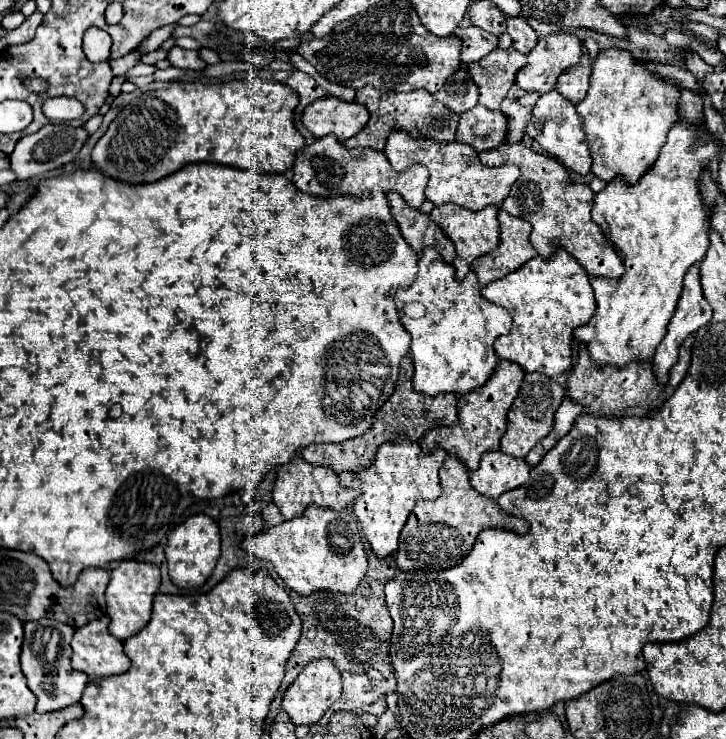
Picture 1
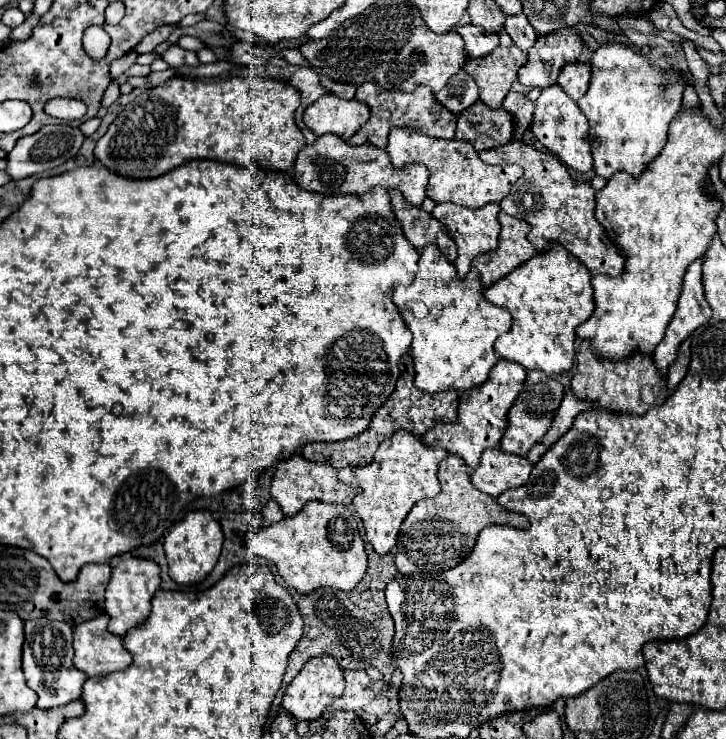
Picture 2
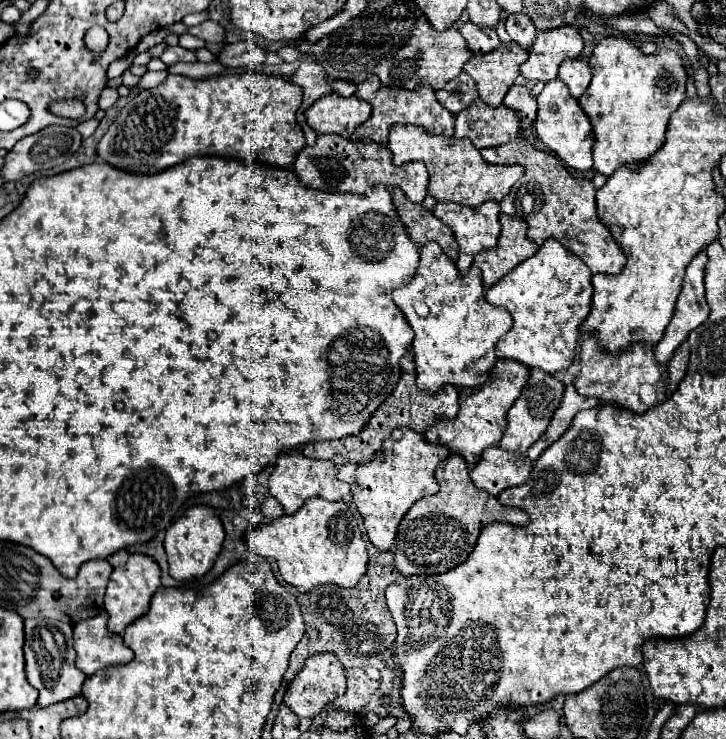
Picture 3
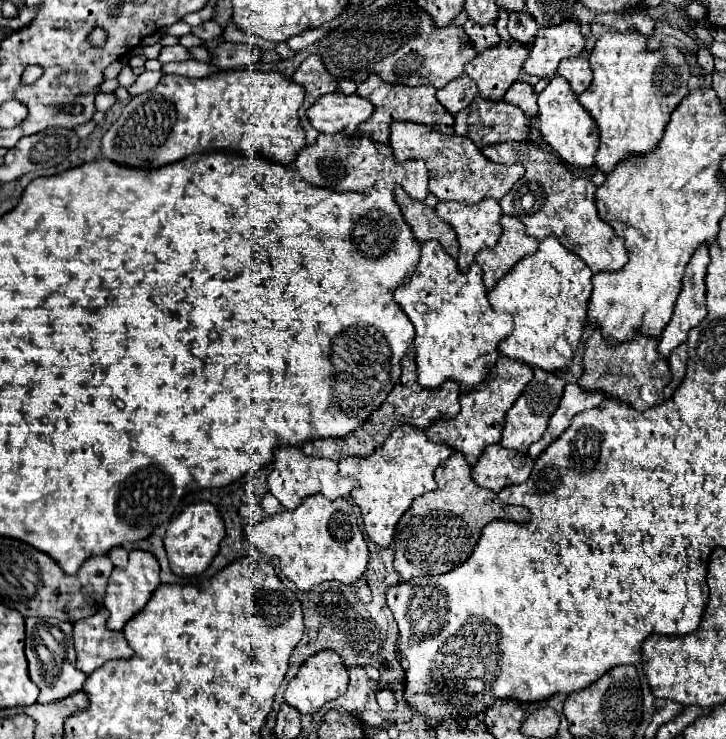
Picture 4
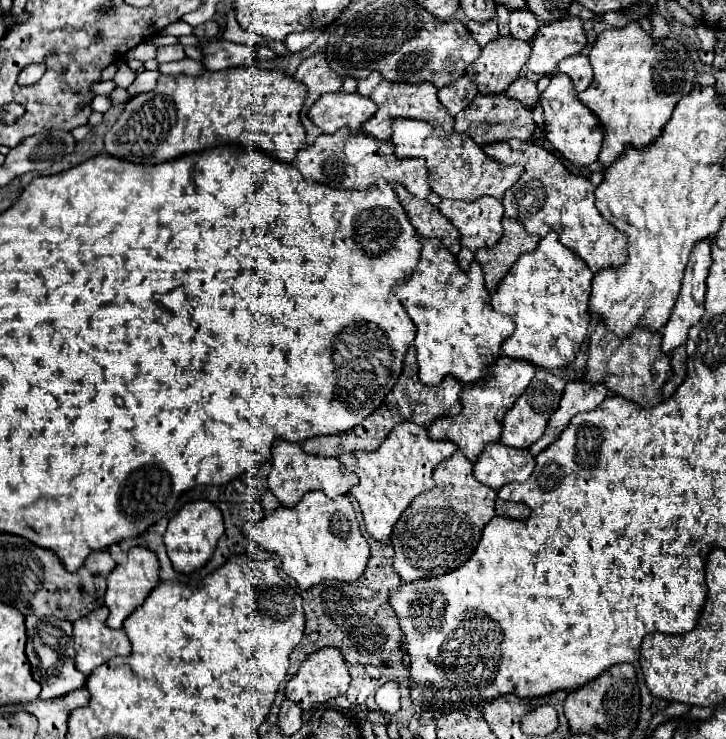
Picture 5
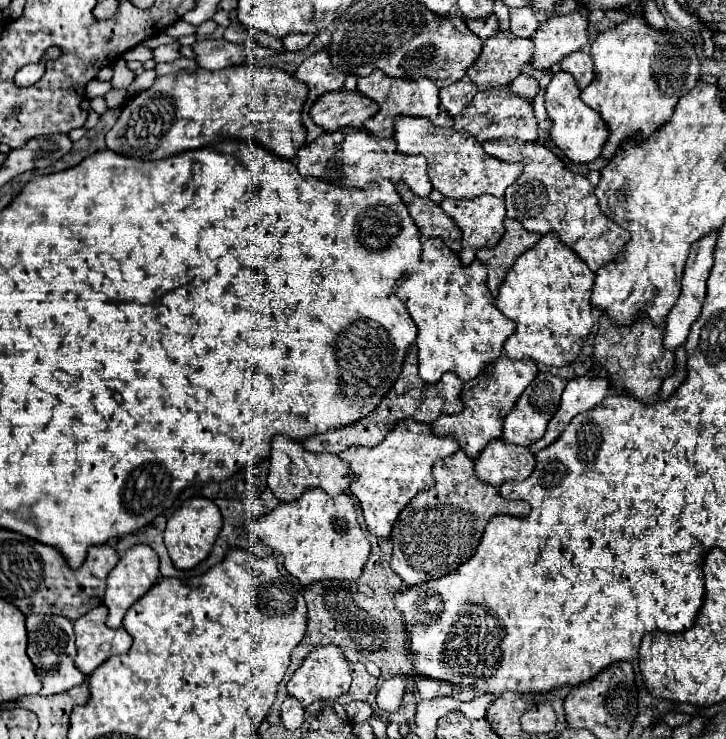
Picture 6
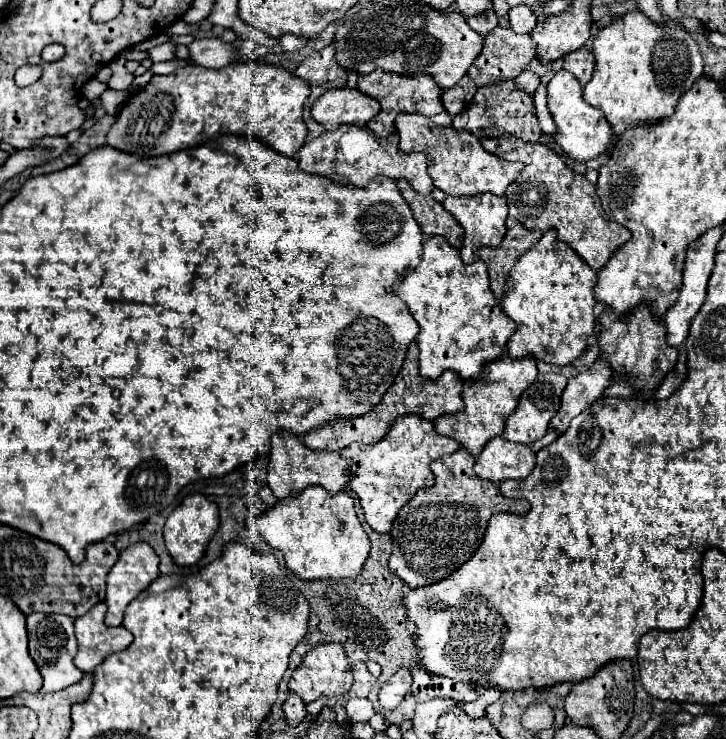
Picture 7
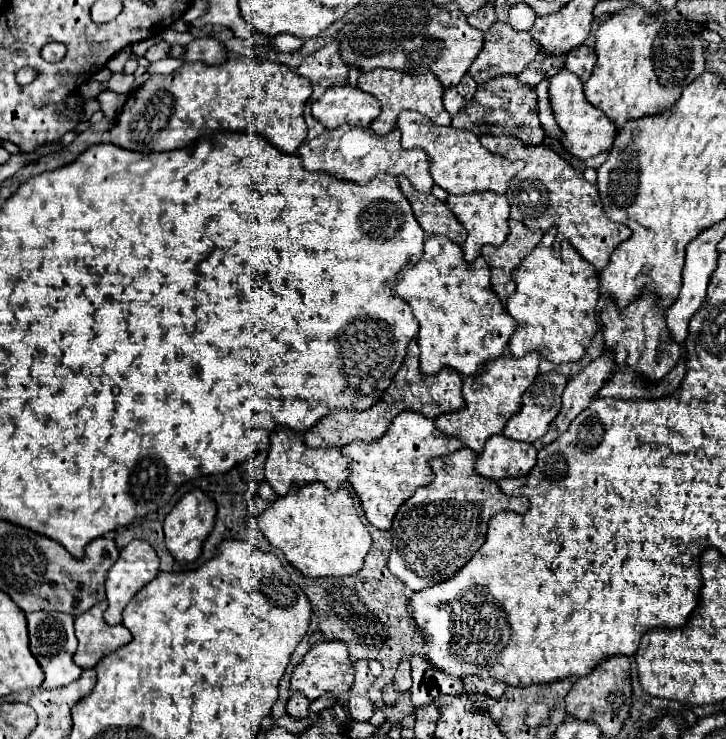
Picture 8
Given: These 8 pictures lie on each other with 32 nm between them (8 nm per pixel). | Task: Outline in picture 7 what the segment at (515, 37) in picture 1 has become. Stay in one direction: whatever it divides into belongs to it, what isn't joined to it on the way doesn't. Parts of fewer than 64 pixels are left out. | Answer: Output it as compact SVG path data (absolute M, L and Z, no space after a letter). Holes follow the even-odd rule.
M528 6L510 8L510 28L516 34L530 34L536 26L536 14Z

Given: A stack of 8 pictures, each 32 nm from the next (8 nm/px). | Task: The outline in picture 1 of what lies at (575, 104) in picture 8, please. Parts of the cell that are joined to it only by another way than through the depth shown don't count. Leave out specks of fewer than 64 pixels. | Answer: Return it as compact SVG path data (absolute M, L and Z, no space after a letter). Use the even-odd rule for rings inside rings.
M556 90L552 94L542 94L532 108L532 116L524 126L524 136L538 142L542 150L548 156L554 156L560 164L564 164L568 170L576 174L588 174L592 158L588 154L588 144L584 142L584 132L580 130L580 116L576 114L576 106L572 102L566 102L566 98L560 98Z

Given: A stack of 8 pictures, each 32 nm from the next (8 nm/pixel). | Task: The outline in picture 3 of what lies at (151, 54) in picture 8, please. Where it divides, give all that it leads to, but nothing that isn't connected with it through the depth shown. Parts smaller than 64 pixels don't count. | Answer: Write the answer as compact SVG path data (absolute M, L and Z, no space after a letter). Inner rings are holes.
M168 46L164 50L164 54L160 56L160 60L166 62L168 66L178 64L178 62L196 62L196 54L186 50L186 48L182 48L182 46Z

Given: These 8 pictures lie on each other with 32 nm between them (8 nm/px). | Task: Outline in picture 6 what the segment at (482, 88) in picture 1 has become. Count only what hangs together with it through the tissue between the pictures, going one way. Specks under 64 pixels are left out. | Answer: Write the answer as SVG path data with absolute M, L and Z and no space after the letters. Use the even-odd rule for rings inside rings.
M500 32L492 36L478 60L468 68L468 76L476 82L478 90L508 86L532 56L532 40L514 38L512 32Z

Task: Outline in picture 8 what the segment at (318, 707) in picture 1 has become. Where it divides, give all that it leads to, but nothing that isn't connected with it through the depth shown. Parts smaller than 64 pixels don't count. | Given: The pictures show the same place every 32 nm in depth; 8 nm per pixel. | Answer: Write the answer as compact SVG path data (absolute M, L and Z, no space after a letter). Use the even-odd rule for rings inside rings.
M322 642L316 644L312 650L308 650L300 666L294 668L290 678L290 688L306 696L308 700L316 700L324 694L342 696L350 690L352 682L354 682L354 668L352 668L352 660L348 658L348 650L344 642Z

